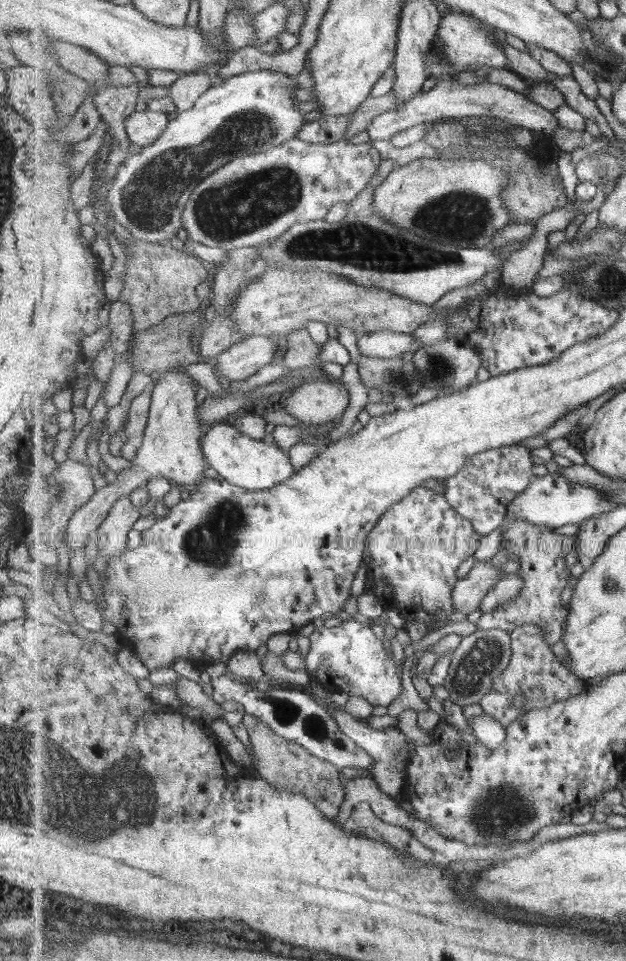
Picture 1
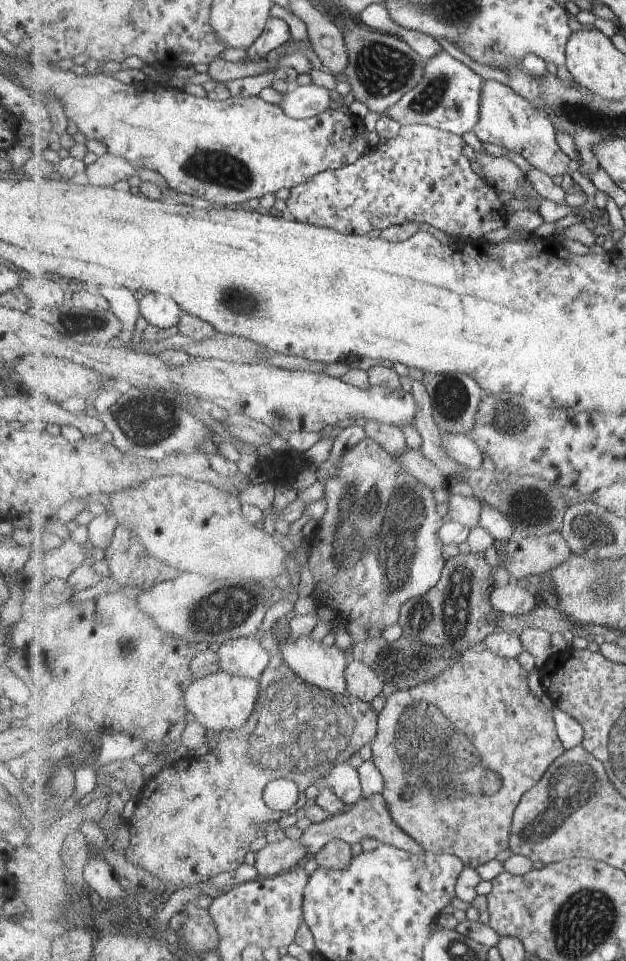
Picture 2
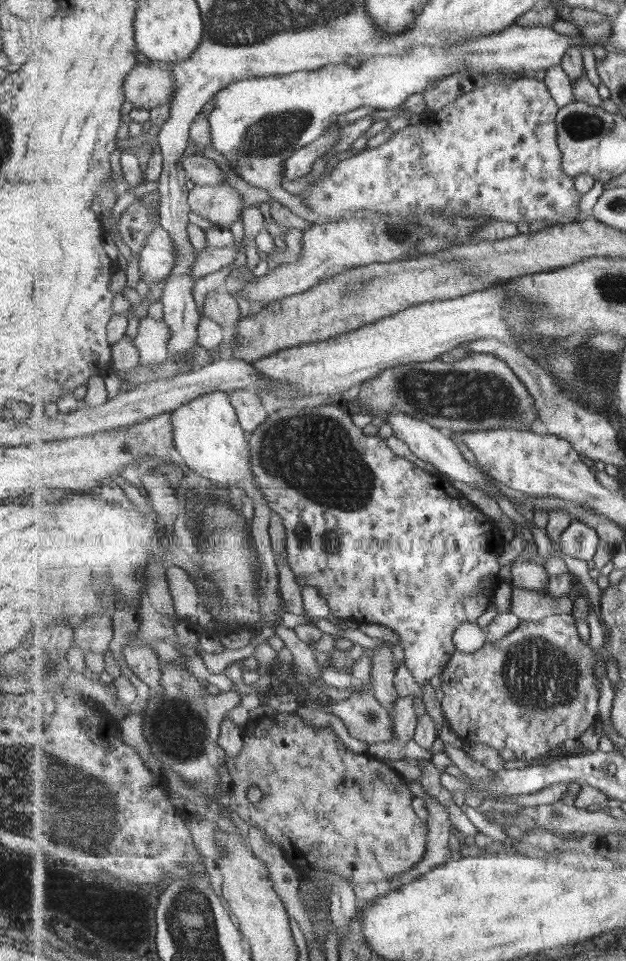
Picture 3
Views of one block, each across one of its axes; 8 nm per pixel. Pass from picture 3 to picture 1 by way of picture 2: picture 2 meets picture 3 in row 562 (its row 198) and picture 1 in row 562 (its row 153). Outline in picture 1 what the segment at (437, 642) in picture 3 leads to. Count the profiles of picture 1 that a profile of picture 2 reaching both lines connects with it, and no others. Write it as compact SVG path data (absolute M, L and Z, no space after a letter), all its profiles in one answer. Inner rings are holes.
M423 483L421 487L413 488L409 496L405 496L397 505L391 506L381 516L377 526L369 532L369 540L365 546L366 560L363 564L368 578L365 588L370 587L368 592L373 592L378 582L390 584L395 594L393 601L403 618L432 624L431 631L449 624L449 615L459 612L453 609L451 600L451 592L457 582L457 570L469 556L475 554L481 535L471 521L449 504L447 496L441 489L429 490Z

